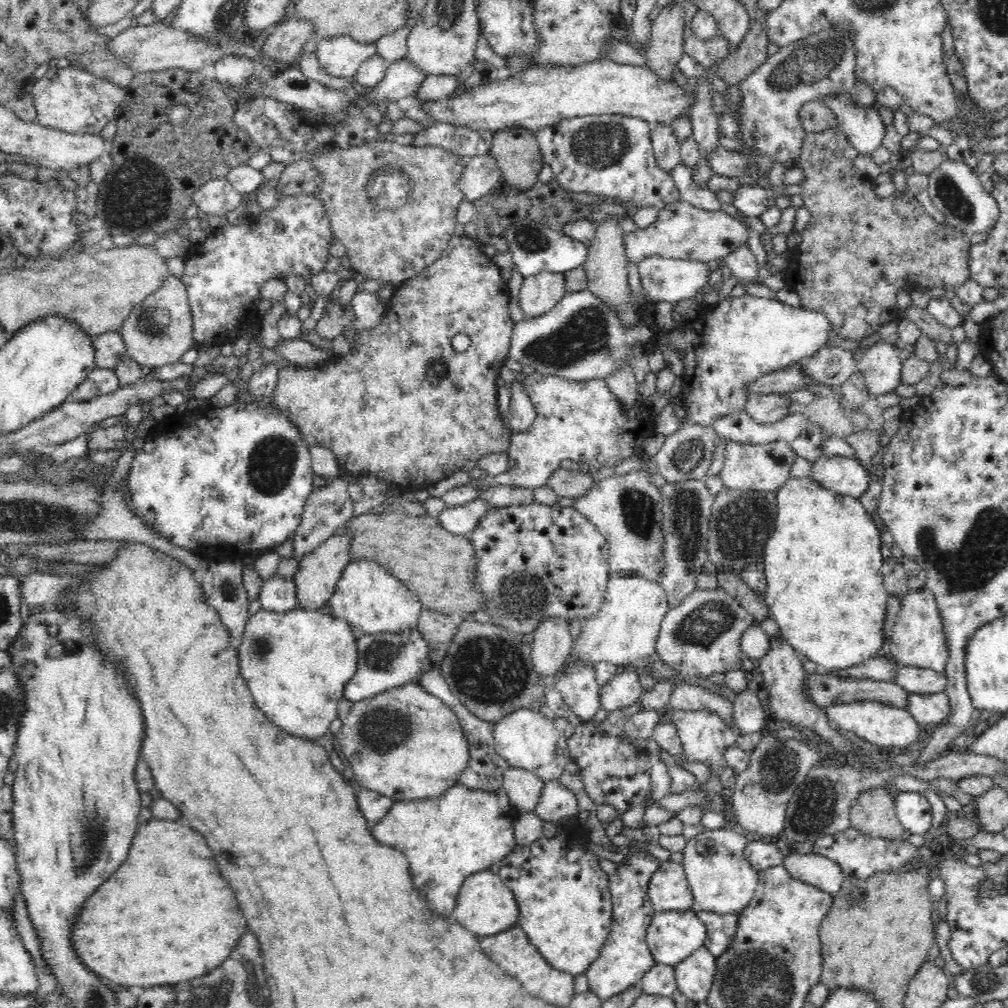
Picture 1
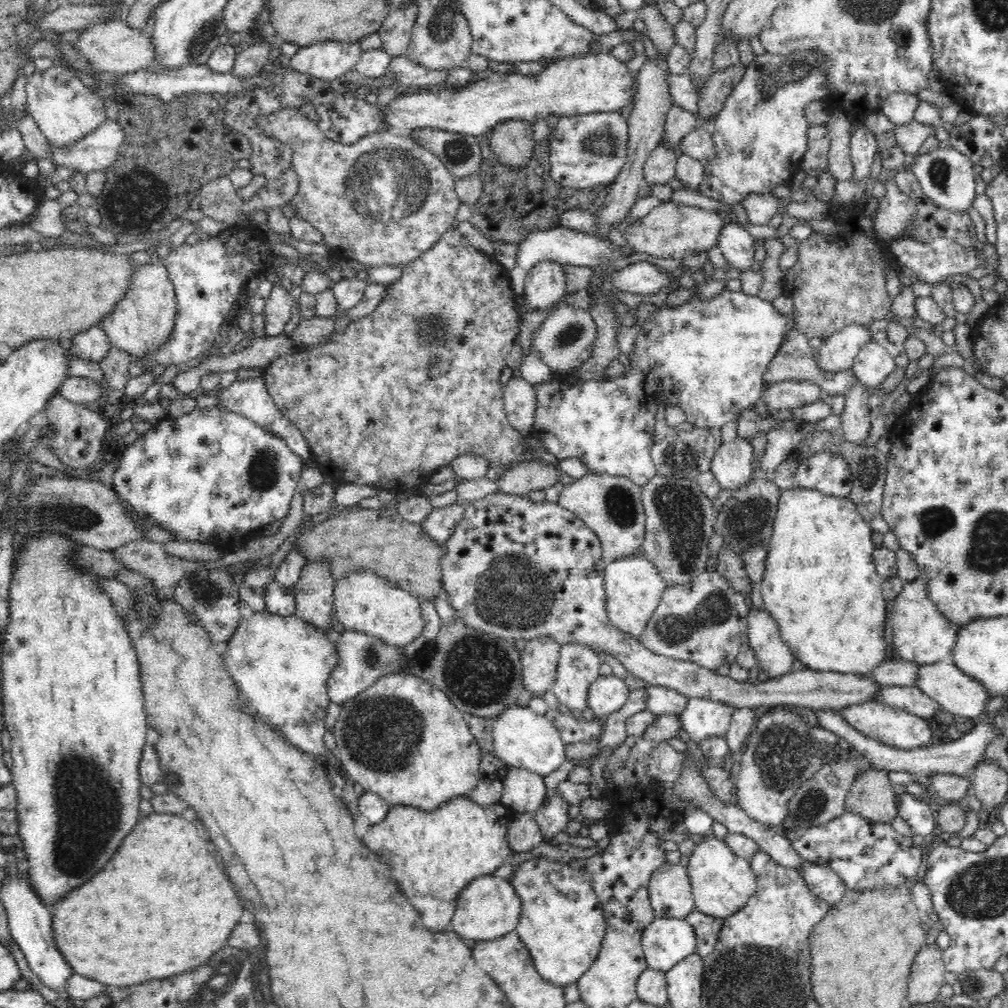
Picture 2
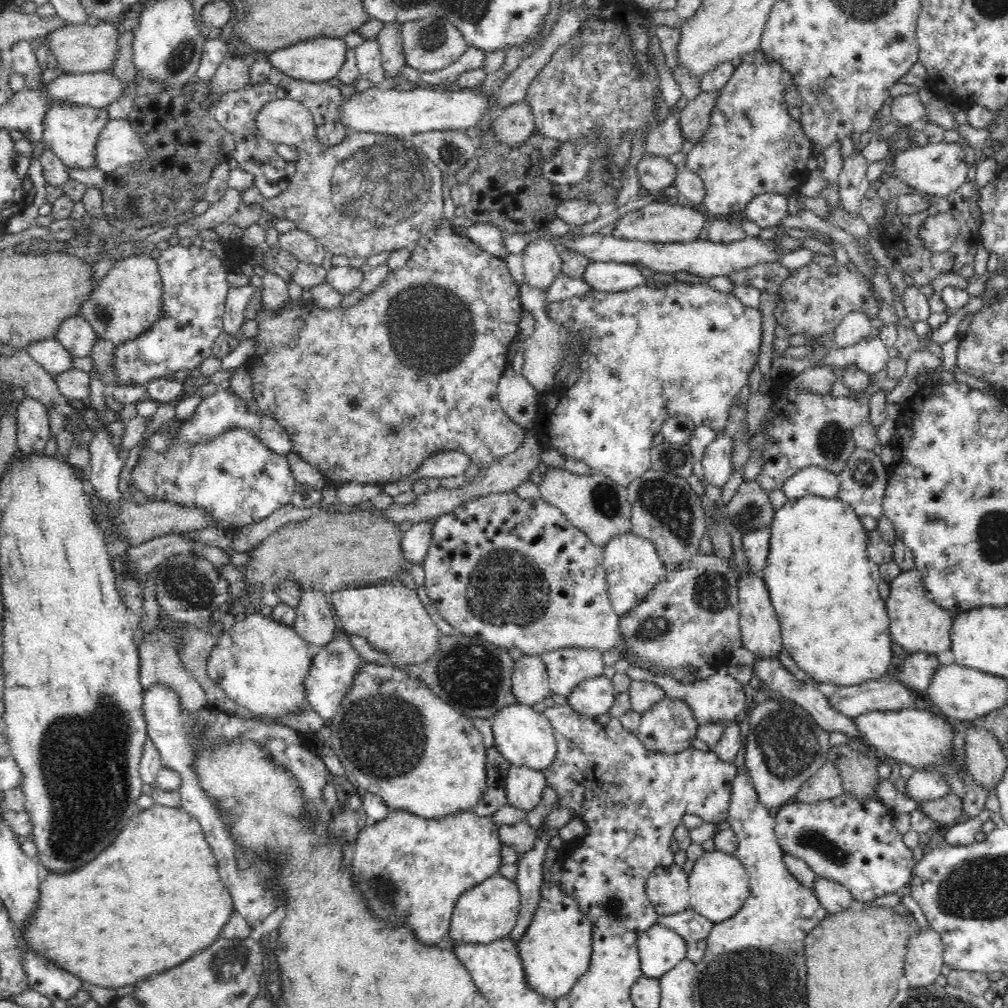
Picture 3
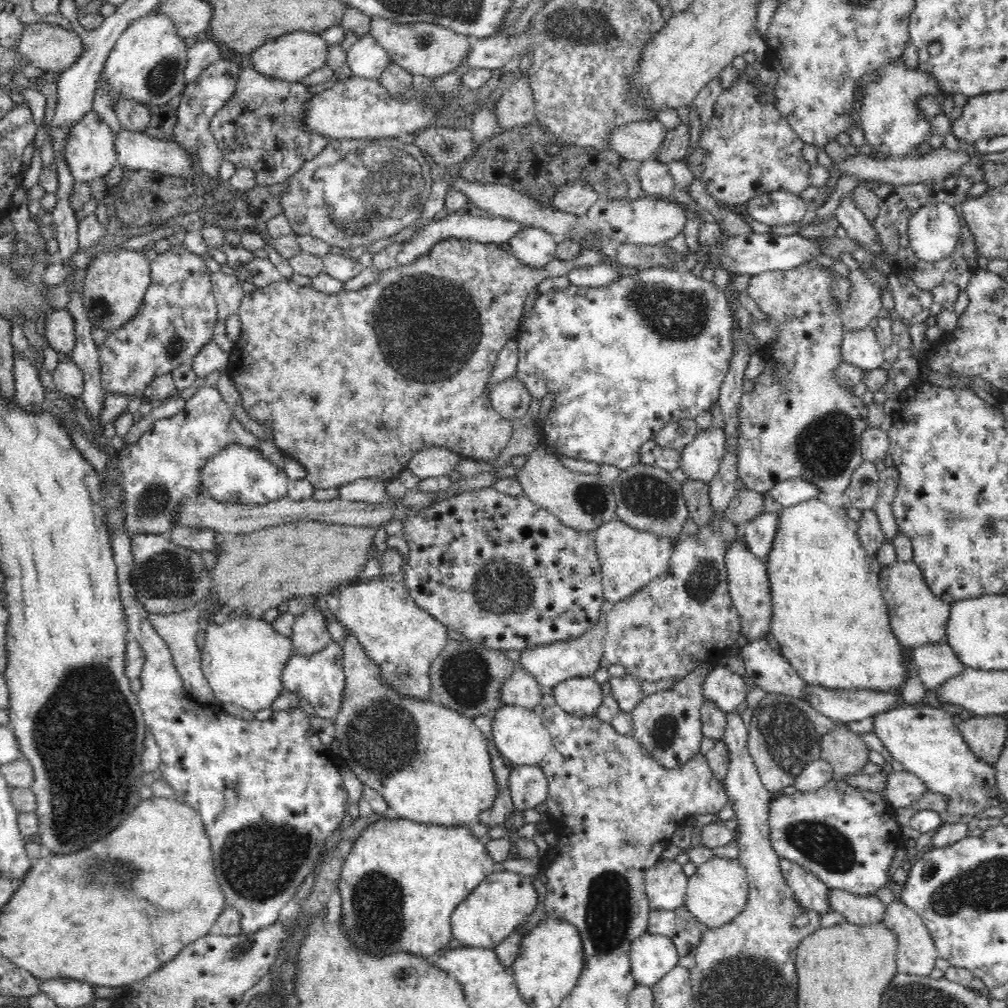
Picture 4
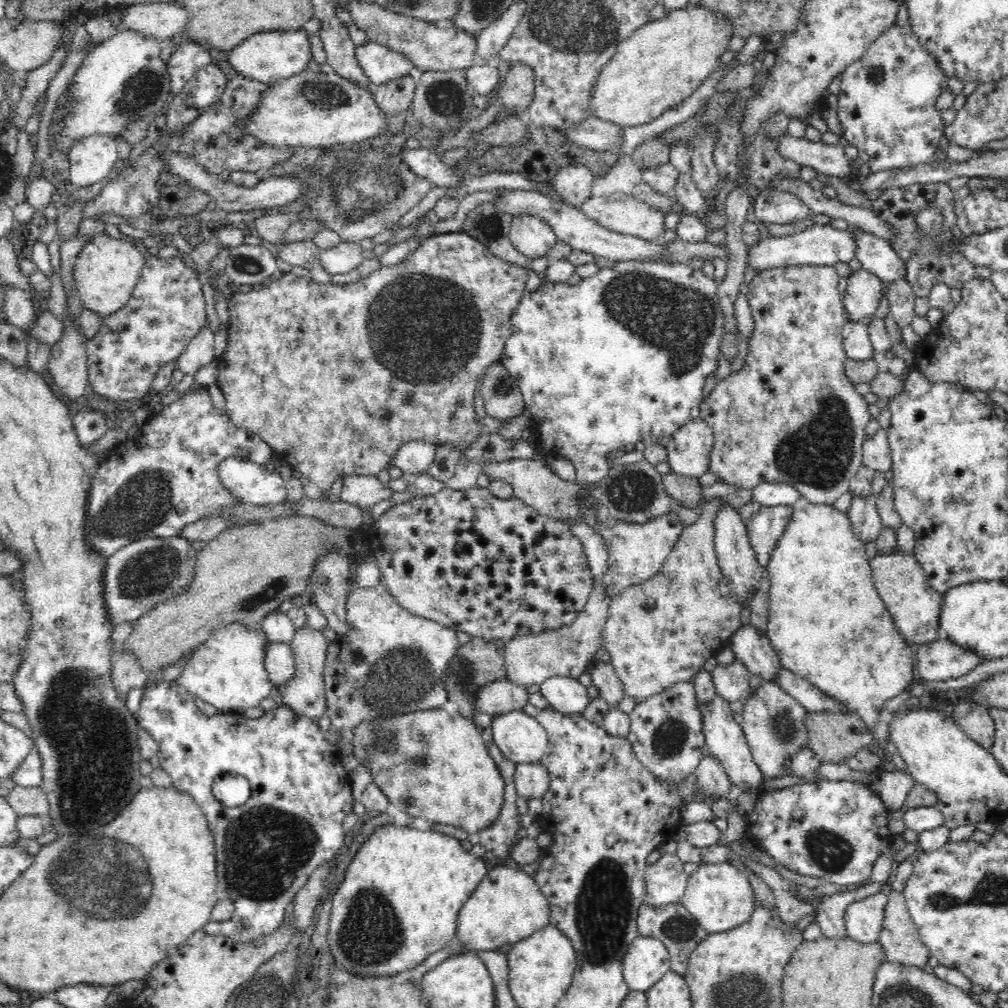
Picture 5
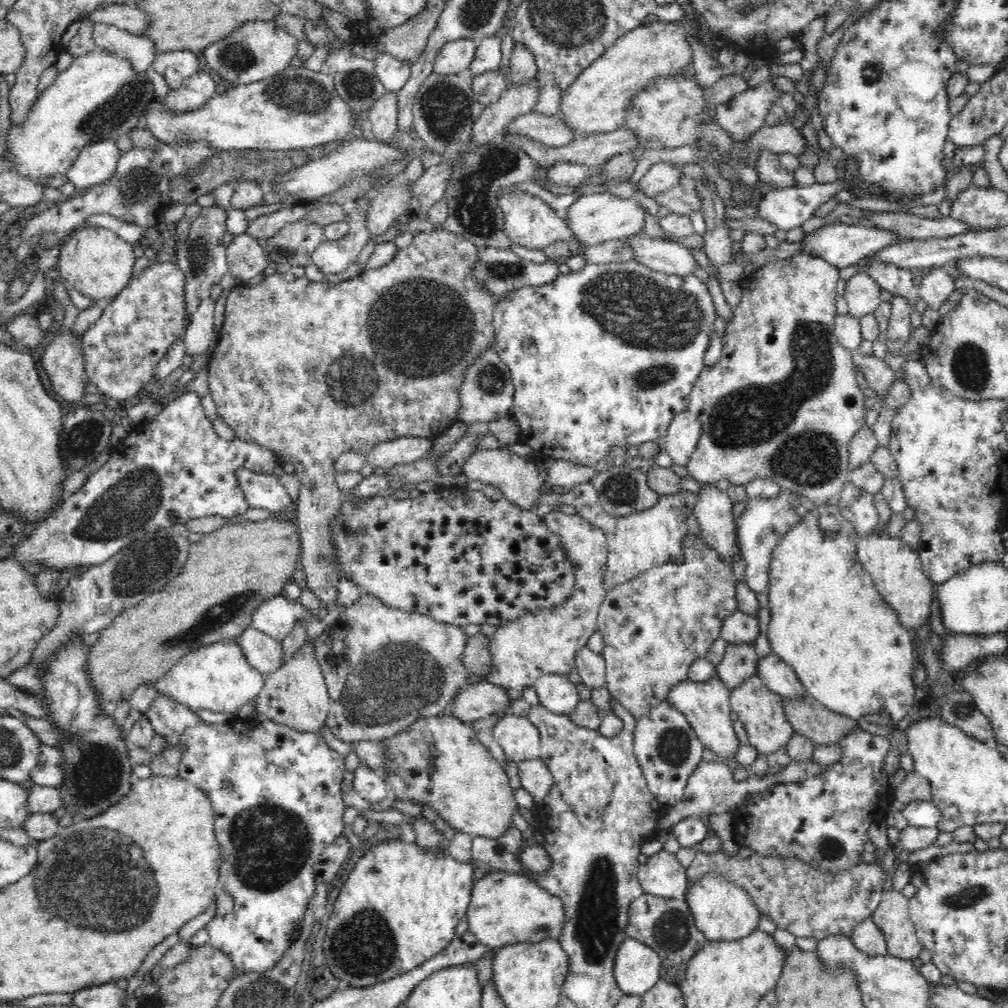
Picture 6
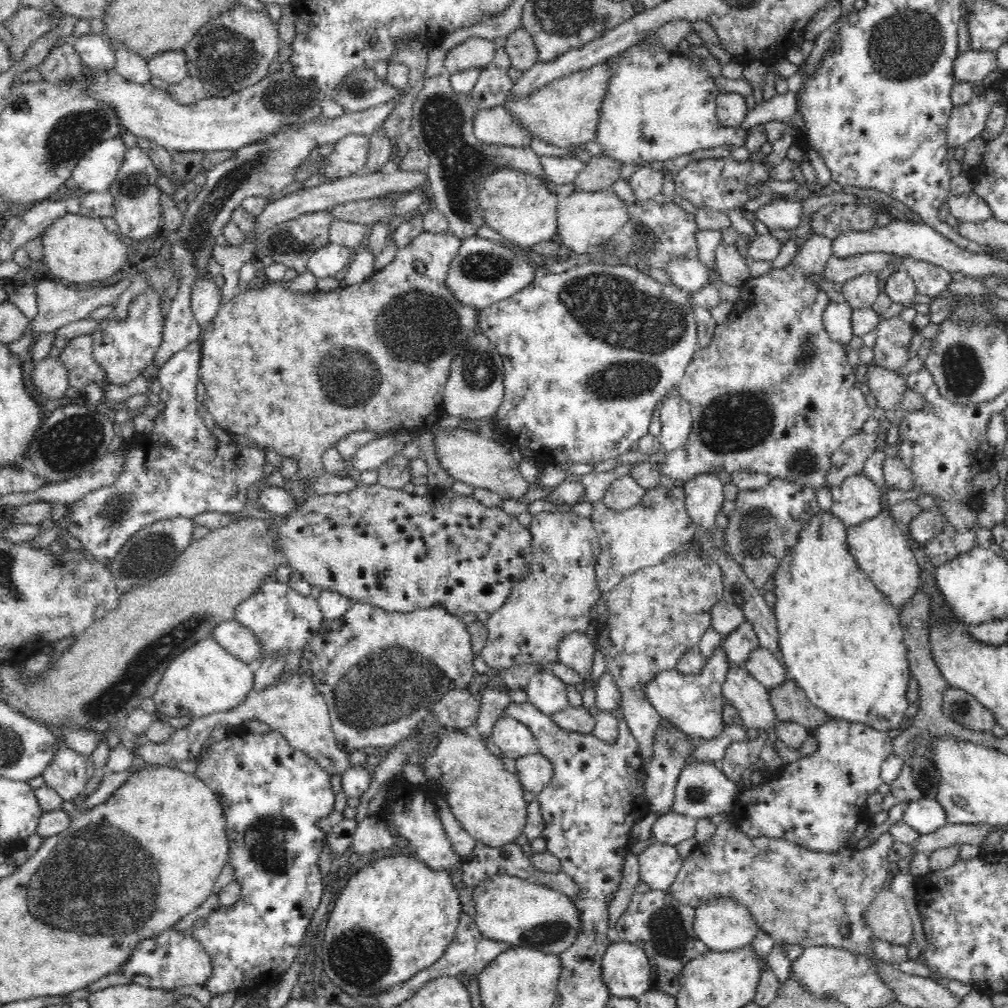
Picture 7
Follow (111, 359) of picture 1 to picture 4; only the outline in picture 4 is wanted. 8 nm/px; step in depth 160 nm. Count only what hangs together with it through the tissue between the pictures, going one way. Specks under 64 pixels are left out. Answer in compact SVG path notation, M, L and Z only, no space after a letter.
M58 309L56 312L48 312L48 320L44 324L45 338L48 344L58 353L70 355L76 337L74 337L74 319L68 313L68 309Z

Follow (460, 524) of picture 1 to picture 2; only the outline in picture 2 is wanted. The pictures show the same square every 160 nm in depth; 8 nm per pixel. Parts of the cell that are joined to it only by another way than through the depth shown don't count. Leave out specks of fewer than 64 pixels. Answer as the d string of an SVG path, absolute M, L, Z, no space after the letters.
M454 503L453 505L433 508L426 516L426 520L420 523L422 531L436 544L442 544L448 534L452 534L452 528L462 520L465 503Z

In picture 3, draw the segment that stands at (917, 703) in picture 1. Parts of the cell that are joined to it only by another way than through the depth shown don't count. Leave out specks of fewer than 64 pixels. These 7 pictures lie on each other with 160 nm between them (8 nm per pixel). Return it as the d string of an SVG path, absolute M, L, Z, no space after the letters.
M893 680L868 681L859 685L837 686L836 690L826 697L834 710L854 720L862 713L880 709L900 710L900 708L914 707L914 695L901 682Z

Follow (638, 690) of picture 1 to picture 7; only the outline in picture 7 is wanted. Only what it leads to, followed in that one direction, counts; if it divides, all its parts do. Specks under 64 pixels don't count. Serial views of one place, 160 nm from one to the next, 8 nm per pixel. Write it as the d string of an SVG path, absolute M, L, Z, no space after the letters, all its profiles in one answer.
M551 672L535 674L524 689L527 700L542 714L553 715L569 705L564 682Z

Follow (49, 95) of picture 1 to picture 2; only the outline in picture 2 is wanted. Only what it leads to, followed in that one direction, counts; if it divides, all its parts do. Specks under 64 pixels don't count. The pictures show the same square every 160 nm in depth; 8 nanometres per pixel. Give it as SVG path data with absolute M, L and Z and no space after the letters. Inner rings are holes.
M68 67L65 71L66 86L60 82L60 88L56 88L54 86L56 82L48 82L50 78L48 70L42 72L38 69L27 77L25 85L27 108L31 118L45 135L48 143L63 150L76 144L84 136L92 134L108 119L105 114L106 103L88 87L88 82L81 75L72 74ZM40 75L46 75L46 78L38 78Z

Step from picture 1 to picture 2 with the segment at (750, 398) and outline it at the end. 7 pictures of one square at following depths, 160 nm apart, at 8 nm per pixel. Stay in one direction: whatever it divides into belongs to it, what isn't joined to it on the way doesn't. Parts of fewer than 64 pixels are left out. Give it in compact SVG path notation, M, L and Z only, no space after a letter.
M782 380L772 383L764 392L767 408L782 410L812 404L822 398L822 389L811 380Z

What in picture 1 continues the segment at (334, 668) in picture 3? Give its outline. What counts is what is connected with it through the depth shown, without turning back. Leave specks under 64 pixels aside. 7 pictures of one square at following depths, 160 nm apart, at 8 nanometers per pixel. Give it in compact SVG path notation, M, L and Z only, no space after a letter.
M414 626L408 632L378 632L358 638L358 674L346 684L344 692L352 703L372 698L377 694L400 688L406 684L419 684L421 676L434 668L431 661L431 644L421 630Z

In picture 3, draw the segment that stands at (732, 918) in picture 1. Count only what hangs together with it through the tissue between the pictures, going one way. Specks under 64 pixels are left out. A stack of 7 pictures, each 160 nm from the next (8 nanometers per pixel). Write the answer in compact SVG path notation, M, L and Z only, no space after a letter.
M688 908L676 915L658 915L657 923L674 929L682 936L686 942L686 959L697 965L704 958L708 934L714 922Z

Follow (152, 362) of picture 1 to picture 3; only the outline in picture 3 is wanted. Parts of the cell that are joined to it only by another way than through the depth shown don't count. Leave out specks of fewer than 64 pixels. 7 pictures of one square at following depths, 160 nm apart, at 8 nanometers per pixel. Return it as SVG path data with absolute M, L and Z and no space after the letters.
M148 249L138 255L120 259L112 264L110 270L98 282L89 296L86 296L85 304L82 306L82 315L92 325L98 337L116 344L126 343L126 340L134 340L136 336L145 332L158 320L162 311L162 279L158 272L157 260L153 260Z

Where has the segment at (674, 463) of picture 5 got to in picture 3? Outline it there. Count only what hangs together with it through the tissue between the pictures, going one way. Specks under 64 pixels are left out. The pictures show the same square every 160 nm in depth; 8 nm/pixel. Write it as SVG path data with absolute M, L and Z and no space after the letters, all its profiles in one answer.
M718 433L716 438L706 446L701 459L704 476L710 484L722 487L732 476L733 468L730 452L734 451L734 443L729 436Z

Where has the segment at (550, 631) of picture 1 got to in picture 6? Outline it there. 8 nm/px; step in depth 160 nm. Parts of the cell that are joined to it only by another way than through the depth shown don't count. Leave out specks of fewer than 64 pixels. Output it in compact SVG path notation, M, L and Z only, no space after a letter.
M483 680L462 686L450 702L450 712L453 718L467 724L509 708L512 701L503 687Z

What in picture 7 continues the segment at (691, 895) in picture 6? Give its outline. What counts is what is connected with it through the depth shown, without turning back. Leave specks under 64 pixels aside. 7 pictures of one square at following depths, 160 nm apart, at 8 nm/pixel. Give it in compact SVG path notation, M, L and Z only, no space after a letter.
M720 897L695 909L694 934L712 952L730 952L751 944L759 931L749 909L730 897Z

